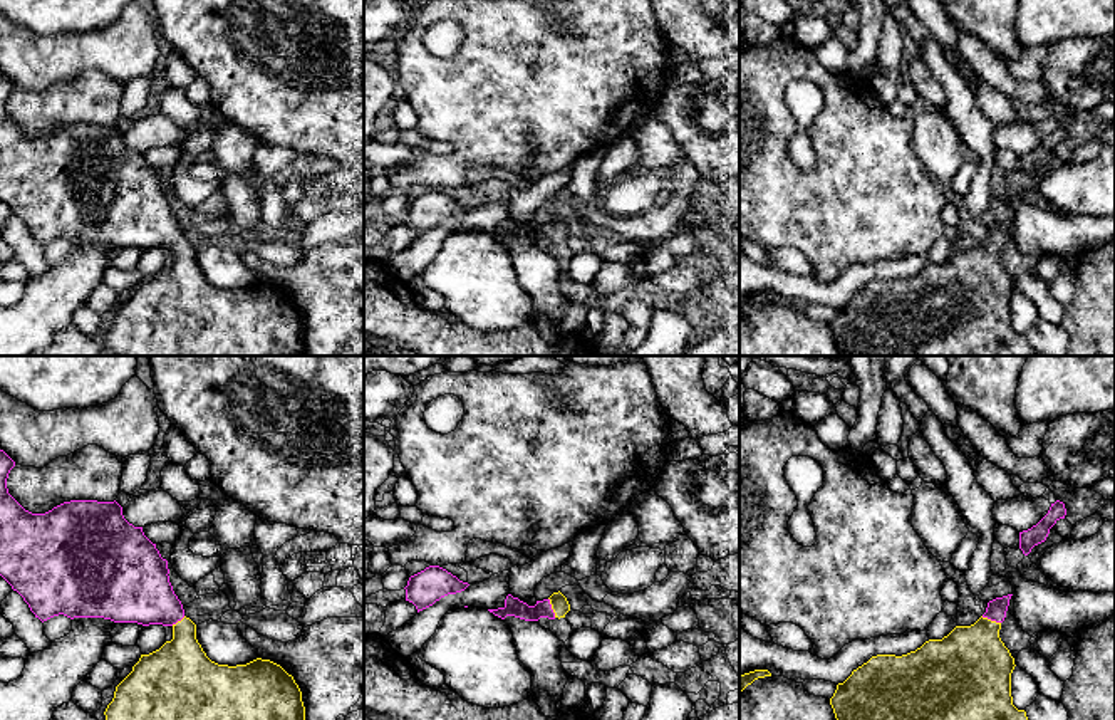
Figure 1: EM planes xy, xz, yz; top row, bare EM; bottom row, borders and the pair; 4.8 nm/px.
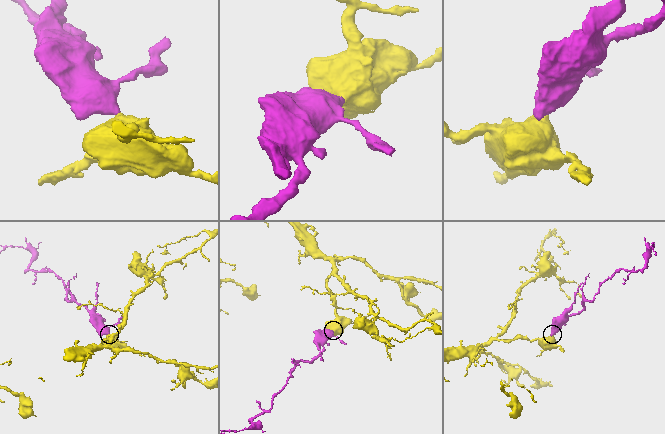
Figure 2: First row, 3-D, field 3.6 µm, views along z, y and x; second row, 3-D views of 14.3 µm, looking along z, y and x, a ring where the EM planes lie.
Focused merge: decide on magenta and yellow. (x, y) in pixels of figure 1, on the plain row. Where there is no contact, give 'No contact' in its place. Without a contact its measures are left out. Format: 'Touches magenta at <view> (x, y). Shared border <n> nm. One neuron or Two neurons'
Touches magenta at xz (550, 232). Shared border 100 nm. One neuron

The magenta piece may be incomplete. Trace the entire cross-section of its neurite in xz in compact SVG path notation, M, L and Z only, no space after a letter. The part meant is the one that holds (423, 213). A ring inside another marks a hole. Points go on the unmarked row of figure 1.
M429 190L409 201L407 210L404 211L406 225L412 227L419 237L448 218L464 215L468 210L468 206L459 205L446 193Z

